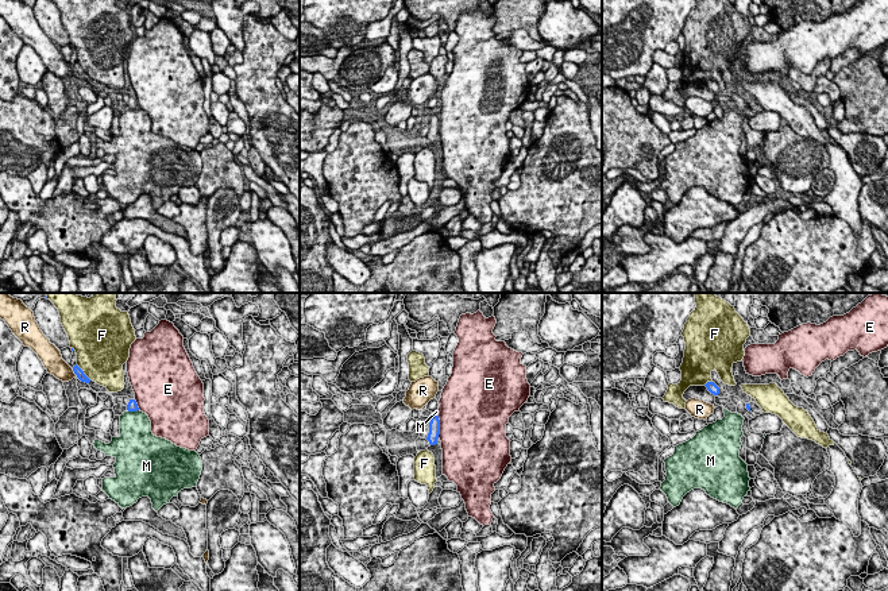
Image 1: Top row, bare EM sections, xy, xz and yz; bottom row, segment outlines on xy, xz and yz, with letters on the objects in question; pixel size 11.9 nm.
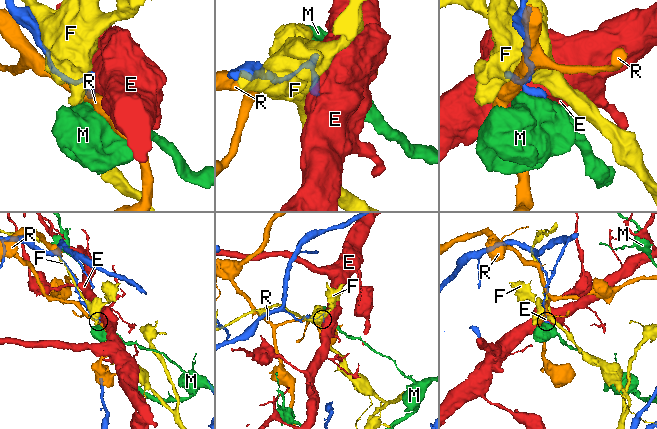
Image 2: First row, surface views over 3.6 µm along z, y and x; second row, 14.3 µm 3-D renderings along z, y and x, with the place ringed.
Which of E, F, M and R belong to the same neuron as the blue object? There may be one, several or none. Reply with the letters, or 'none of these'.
none of these

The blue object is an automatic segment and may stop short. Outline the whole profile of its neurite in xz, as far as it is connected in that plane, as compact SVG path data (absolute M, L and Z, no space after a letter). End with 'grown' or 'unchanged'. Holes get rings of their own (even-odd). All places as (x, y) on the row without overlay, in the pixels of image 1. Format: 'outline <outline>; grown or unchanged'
outline M431 112L431 120L429 120L429 131L426 138L429 139L431 143L437 142L437 136L440 132L440 117L439 113Z; unchanged

